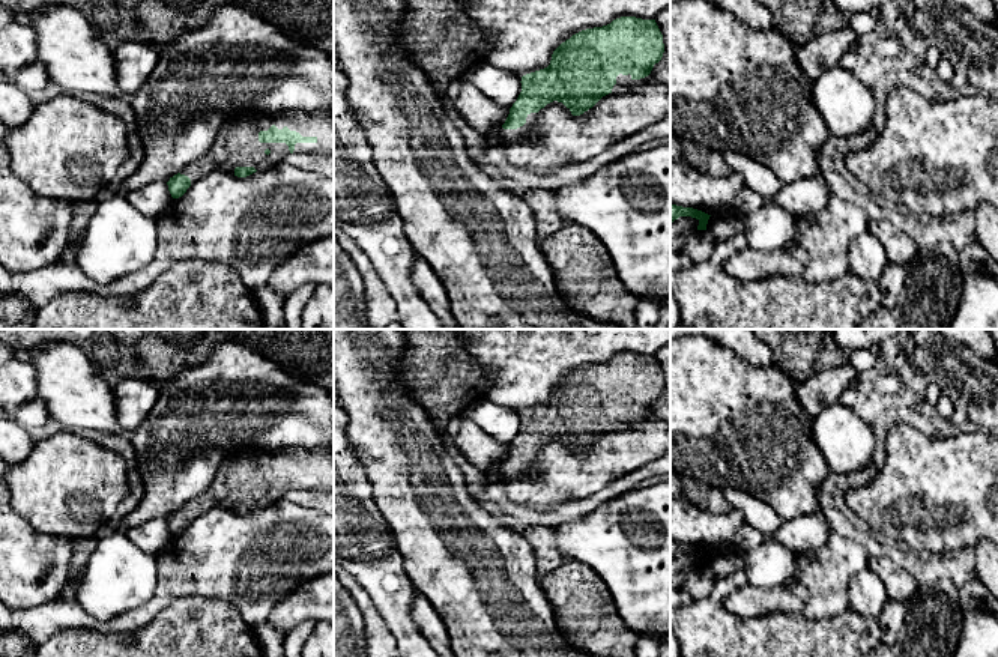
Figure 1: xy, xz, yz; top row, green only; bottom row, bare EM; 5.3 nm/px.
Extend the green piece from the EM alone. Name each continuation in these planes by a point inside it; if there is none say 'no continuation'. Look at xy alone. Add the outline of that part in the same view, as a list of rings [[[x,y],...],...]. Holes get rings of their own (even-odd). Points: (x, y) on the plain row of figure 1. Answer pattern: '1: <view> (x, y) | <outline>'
1: xy (236, 481) | [[[322,445],[304,450],[299,447],[277,451],[243,450],[224,462],[210,486],[185,504],[180,511],[197,519],[212,507],[234,510],[236,504],[254,504],[257,508],[272,505],[292,489],[286,480],[260,480],[259,469],[272,462],[287,463],[302,474],[316,474],[316,480],[296,480],[293,490],[334,492],[334,448]]]

